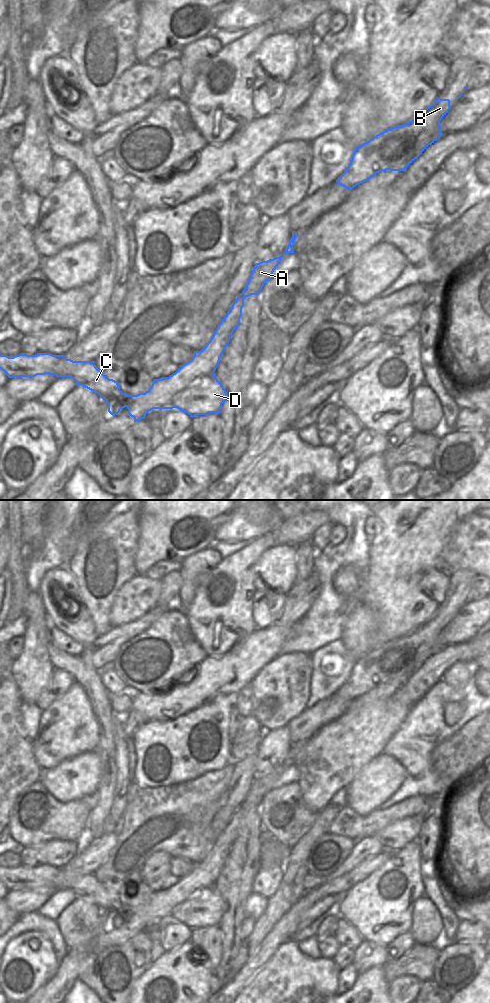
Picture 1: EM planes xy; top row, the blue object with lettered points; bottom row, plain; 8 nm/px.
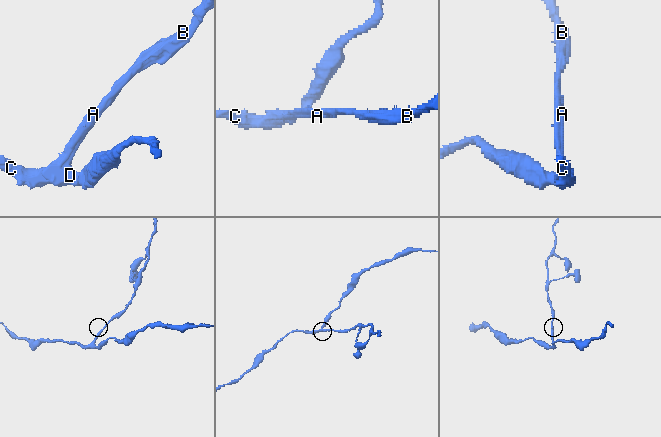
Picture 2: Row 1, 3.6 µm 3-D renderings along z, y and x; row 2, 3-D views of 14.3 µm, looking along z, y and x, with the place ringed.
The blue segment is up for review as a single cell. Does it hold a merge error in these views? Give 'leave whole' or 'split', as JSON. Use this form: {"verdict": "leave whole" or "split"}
{"verdict": "split"}

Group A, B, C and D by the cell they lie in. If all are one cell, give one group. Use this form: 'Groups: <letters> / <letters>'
Groups: A B / C D

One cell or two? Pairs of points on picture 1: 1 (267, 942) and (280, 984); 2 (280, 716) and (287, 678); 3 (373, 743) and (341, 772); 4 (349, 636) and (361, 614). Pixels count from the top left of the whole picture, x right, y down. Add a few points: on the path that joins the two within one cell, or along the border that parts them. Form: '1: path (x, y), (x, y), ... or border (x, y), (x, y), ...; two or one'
1: border (288, 940), (276, 950), (256, 974); two
2: path (280, 707), (280, 691), (283, 687); one
3: path (365, 748), (349, 764); one
4: path (354, 631), (360, 624), (361, 619); one

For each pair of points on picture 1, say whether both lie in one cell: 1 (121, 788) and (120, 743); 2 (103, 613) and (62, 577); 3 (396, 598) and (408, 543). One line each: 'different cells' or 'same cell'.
1: same cell
2: different cells
3: same cell

